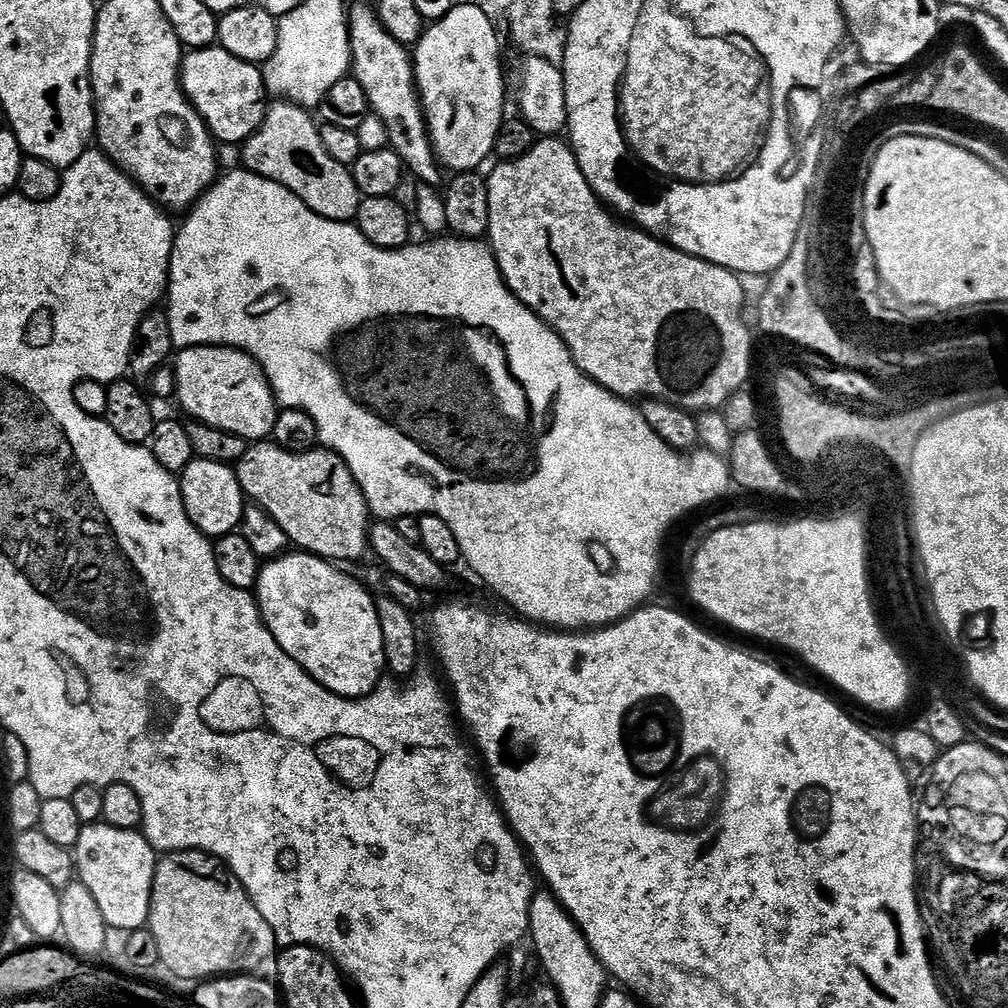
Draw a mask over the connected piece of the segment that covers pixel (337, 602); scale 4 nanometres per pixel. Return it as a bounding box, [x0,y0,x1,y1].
[254,550,385,700]

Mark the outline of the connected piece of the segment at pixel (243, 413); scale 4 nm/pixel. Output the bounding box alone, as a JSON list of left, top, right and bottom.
[174,346,278,442]

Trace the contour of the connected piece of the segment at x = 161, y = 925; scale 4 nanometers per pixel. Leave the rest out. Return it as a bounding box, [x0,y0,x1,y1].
[146,848,278,982]

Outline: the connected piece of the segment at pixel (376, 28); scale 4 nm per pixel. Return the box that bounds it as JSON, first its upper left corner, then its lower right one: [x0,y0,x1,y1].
[348,3,438,185]

